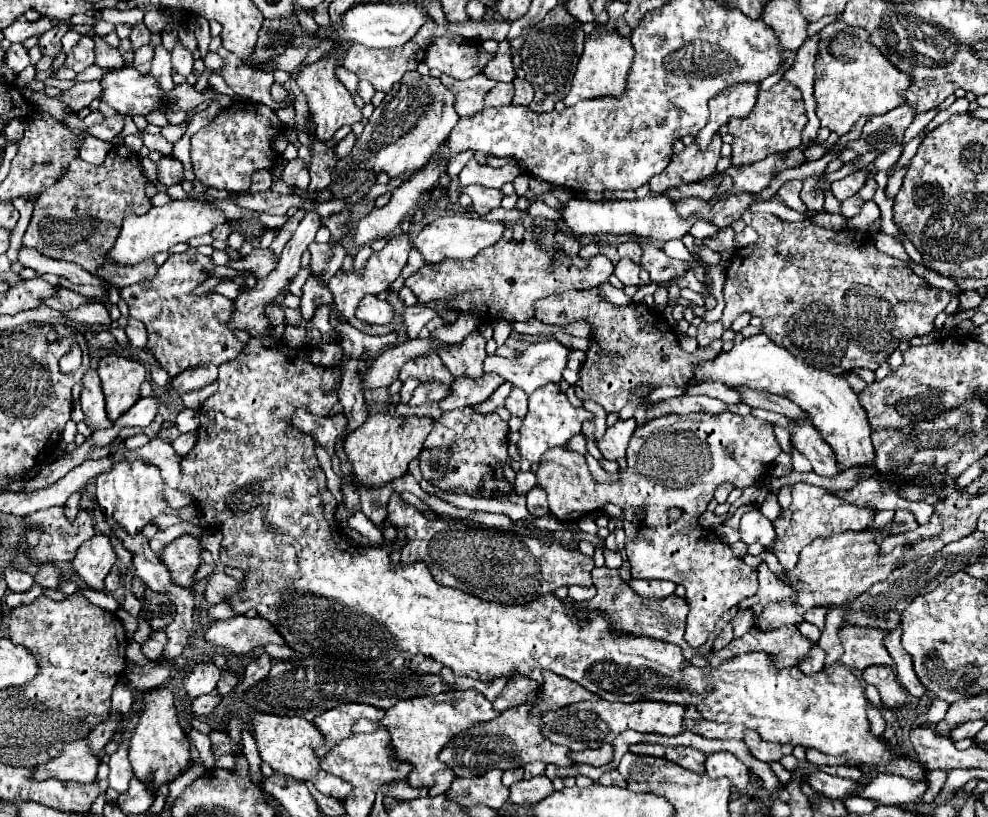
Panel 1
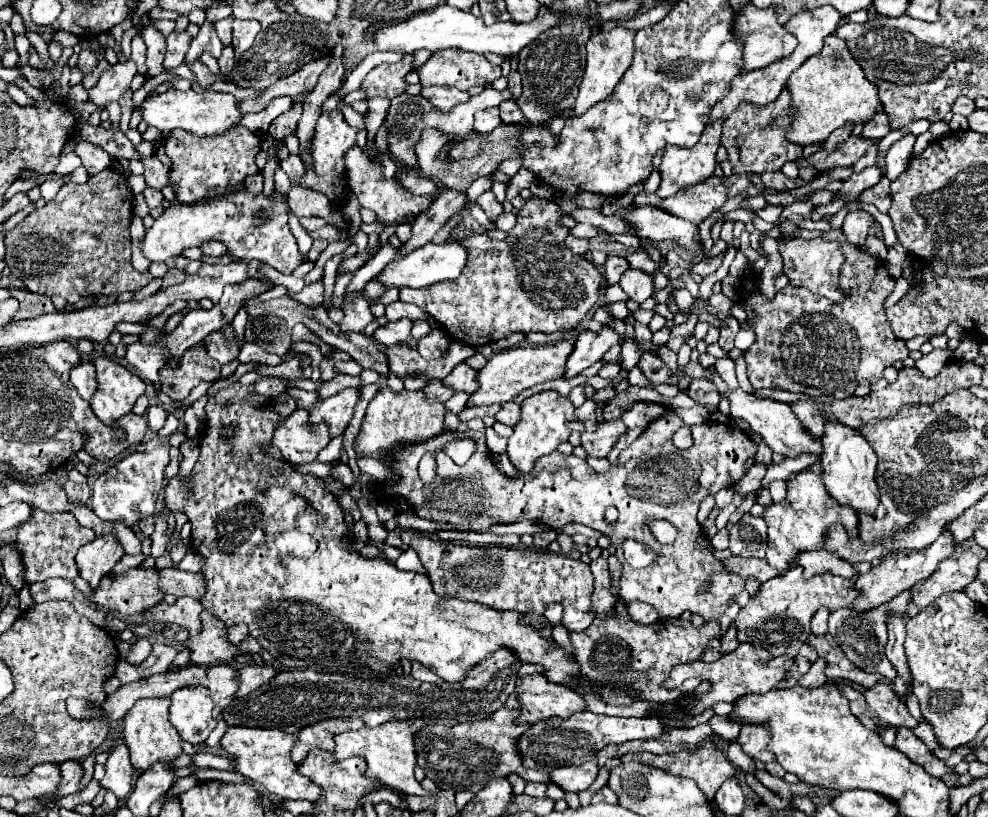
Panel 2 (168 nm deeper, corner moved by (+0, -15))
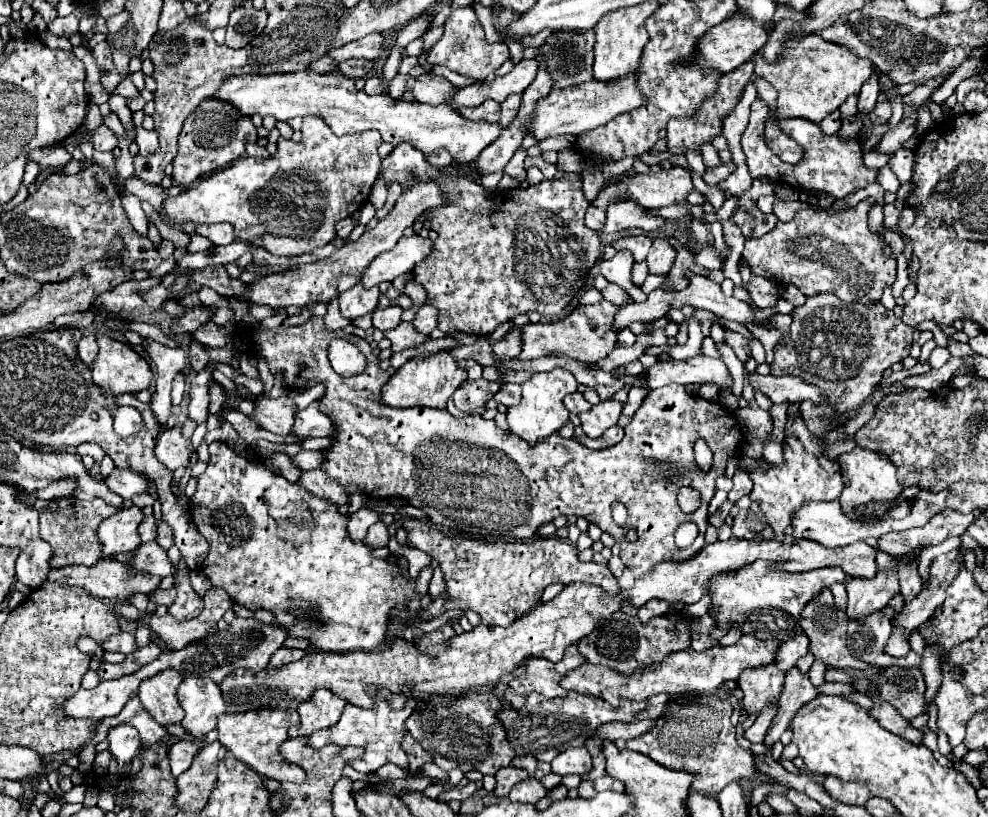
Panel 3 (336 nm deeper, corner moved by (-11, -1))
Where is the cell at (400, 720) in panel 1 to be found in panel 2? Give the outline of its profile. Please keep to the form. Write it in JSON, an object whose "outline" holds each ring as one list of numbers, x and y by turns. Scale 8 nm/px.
{"outline":[[411,718,407,720,391,720,385,722,381,726,369,728,363,726,361,730,349,730,349,732,341,732,339,736,335,736,335,748,331,752,331,756,337,761,351,758,351,756,361,756,367,760,367,776,403,790,405,794,415,794,415,796,431,796,429,790,421,787,419,782,413,776,415,770,415,748,413,748,413,734,417,732,417,728,425,726,425,720,422,718]]}

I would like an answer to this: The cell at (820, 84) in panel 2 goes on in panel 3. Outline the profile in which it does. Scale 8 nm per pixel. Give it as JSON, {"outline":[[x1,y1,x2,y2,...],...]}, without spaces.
{"outline":[[808,34,802,40,794,42,786,54,776,64,764,62,760,54,754,56,754,72,756,76,768,80,778,90,778,116,786,118,804,118,814,124,820,124,826,116,830,116,848,96,858,96,864,82,874,76,874,66,856,56,850,48,838,46,836,42,824,40,818,34]]}

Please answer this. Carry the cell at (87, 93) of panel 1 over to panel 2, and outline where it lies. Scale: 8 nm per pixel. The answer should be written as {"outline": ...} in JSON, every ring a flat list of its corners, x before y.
{"outline":[[133,60,113,64,109,70,101,72,99,84,93,90,89,90,91,102,97,104,99,108,105,108,107,102,119,100,123,92,129,88,135,74,137,74,137,66]]}

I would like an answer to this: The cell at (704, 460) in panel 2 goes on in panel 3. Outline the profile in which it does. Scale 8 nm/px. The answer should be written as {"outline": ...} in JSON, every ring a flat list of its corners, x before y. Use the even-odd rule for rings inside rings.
{"outline":[[312,316,308,322,282,330,260,330,246,336,250,346,258,346,258,352,264,354,268,360,270,372,284,372,284,384,288,388,309,389,318,382,326,382,326,394,322,396,322,408,326,414,334,418,338,424,338,434,334,434,336,444,330,446,326,454,326,462,322,470,326,470,334,480,338,480,348,494,360,492,366,496,380,496,380,498,394,498,400,496,408,500,412,506,424,510,434,524,446,528,458,528,462,532,478,534,478,536,494,536,494,538,516,538,524,540,536,534,536,530,550,522,552,518,564,516,584,516,588,522,598,524,602,530,610,532,614,540,620,544,620,558,622,562,634,572,636,578,650,574,662,562,680,562,694,558,704,548,704,532,708,526,708,502,714,496,714,482,718,476,724,474,726,464,734,458,742,444,744,434,736,420,736,416,716,402,708,402,696,394,688,394,684,386,662,386,658,390,650,390,646,400,642,402,640,410,634,414,632,422,624,428,626,436,620,444,610,446,606,450,590,450,588,446,580,444,576,438,562,438,558,434,538,442,538,446,528,446,522,438,504,432,452,432,452,428,498,428,494,420,486,420,480,414,472,414,468,418,454,418,446,409,414,408,414,410,390,410,380,402,380,390,390,378,386,370,378,368,378,356,372,352,370,344,365,339,352,334,344,334,339,329,336,332,324,330,324,320],[332,338,342,338,350,341,366,357,366,367,362,374,356,376,340,376,332,370,326,350],[702,436,708,448,714,454,714,464,708,472,702,472,694,460,692,442],[682,486,690,486,700,492,700,506,692,514,684,514,676,496],[470,494,474,498,488,498,488,500,516,500,516,502,470,502],[620,500,628,508,628,522,626,526,618,526,612,520,610,504],[682,522,694,522,700,528,698,540,678,550,674,542,674,532],[628,530,636,530,638,540,630,542,626,538]]}

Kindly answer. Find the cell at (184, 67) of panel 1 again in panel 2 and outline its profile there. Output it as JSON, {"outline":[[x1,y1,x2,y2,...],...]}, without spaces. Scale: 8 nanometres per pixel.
{"outline":[[205,20,203,26,201,26,201,30,199,30,199,34,197,34,197,38,193,40,193,44,191,44,189,52,187,52,185,62,187,62,187,64,193,62,193,60,199,58,203,52,217,52,217,56,219,56,221,50,223,50,223,44,221,44,221,40,217,38,215,22]]}

